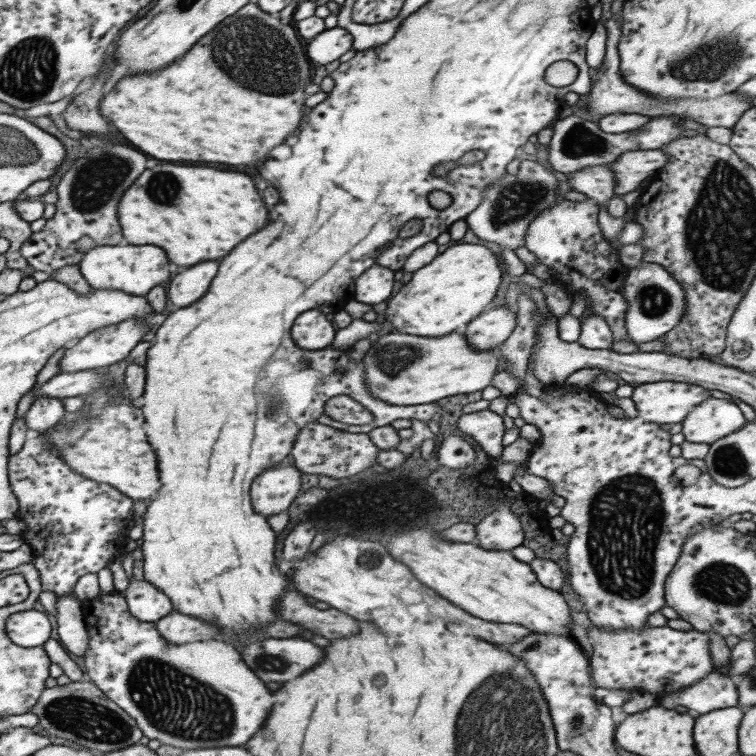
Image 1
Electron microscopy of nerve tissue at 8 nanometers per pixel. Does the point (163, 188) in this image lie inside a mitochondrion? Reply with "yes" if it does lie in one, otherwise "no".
yes

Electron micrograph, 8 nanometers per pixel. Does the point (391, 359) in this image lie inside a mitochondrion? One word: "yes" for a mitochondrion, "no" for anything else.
yes

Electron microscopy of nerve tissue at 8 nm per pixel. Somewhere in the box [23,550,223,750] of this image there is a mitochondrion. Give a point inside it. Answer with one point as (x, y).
(91, 722)

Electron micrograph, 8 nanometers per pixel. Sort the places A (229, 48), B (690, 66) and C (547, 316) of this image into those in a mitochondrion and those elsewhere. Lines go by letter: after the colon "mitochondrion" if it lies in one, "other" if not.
A: mitochondrion
B: mitochondrion
C: other

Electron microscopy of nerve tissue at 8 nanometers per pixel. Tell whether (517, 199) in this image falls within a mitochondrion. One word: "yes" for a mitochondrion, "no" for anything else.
yes

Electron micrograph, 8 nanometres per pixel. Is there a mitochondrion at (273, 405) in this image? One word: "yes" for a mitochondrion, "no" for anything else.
yes

